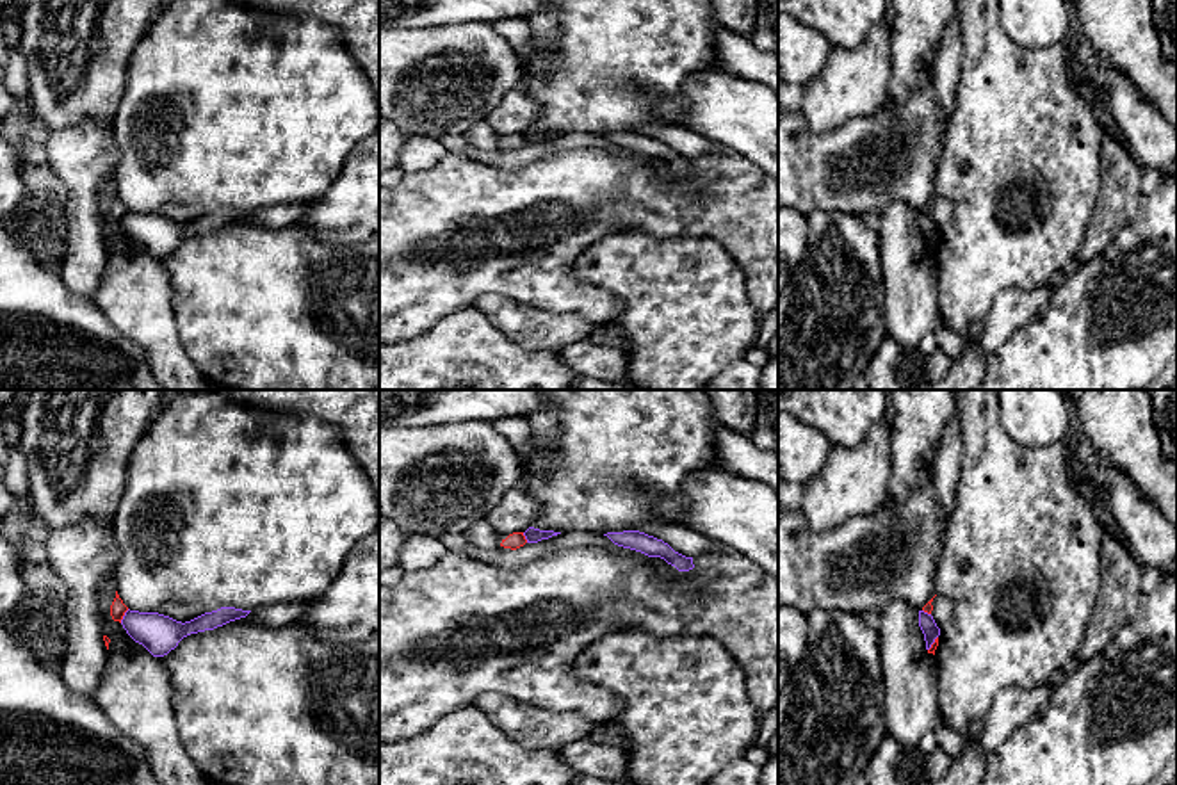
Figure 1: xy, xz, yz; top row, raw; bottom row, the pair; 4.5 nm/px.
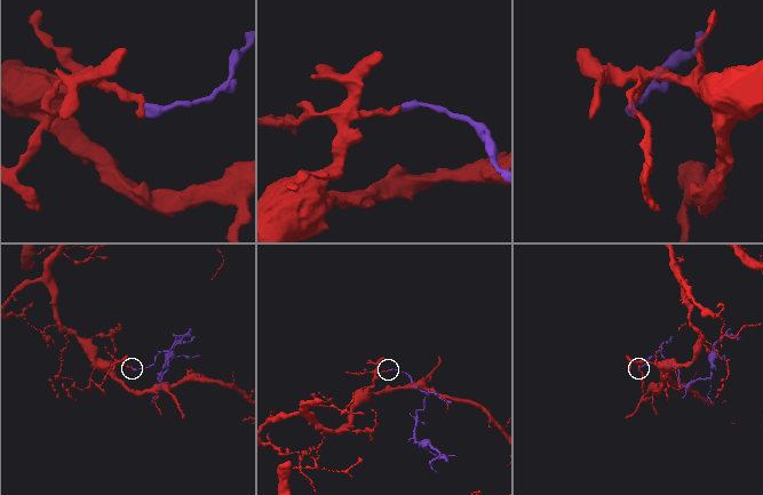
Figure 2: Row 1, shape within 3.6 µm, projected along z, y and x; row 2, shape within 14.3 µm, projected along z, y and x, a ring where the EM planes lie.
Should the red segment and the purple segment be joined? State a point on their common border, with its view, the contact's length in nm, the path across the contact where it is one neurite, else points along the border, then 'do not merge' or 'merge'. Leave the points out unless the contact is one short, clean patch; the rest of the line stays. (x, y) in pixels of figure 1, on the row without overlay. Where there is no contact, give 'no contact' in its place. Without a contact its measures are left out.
meets red in xy at (123, 216); contact 80 nm long; border along xy (129, 210), (120, 223); do not merge

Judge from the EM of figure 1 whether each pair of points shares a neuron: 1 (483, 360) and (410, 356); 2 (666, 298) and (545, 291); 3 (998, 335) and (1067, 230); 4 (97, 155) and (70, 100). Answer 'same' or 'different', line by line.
1: same
2: different
3: different
4: different

